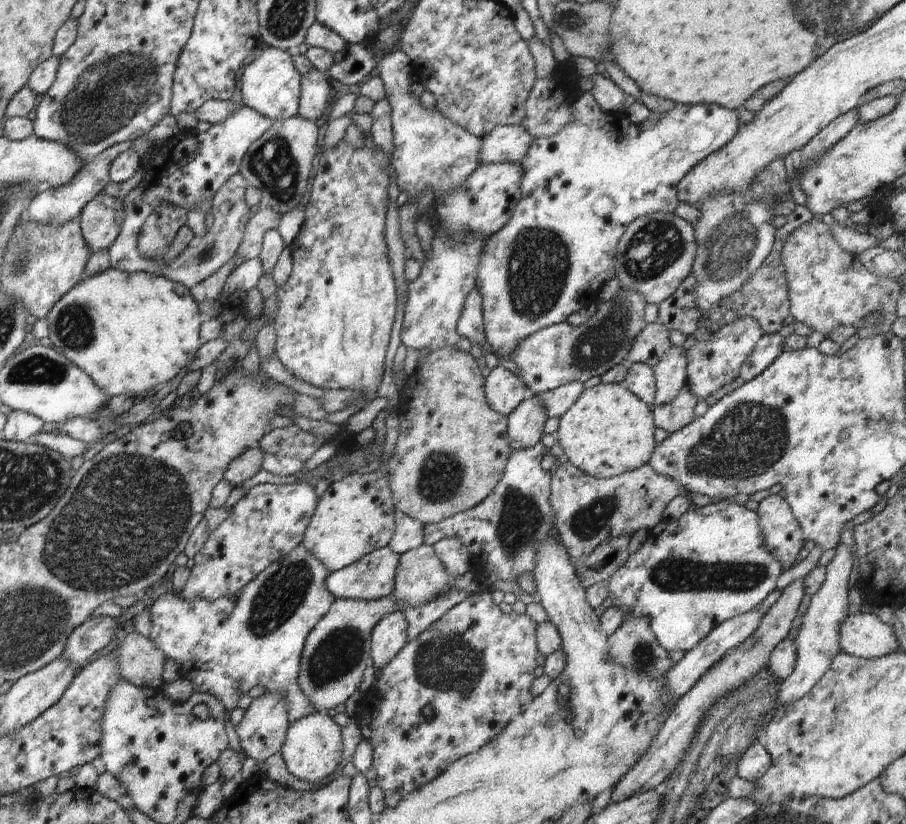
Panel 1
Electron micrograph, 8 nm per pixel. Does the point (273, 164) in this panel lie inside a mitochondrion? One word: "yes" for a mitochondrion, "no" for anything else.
yes

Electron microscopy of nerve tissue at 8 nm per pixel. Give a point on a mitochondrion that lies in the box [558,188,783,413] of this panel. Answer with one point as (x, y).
(733, 245)

